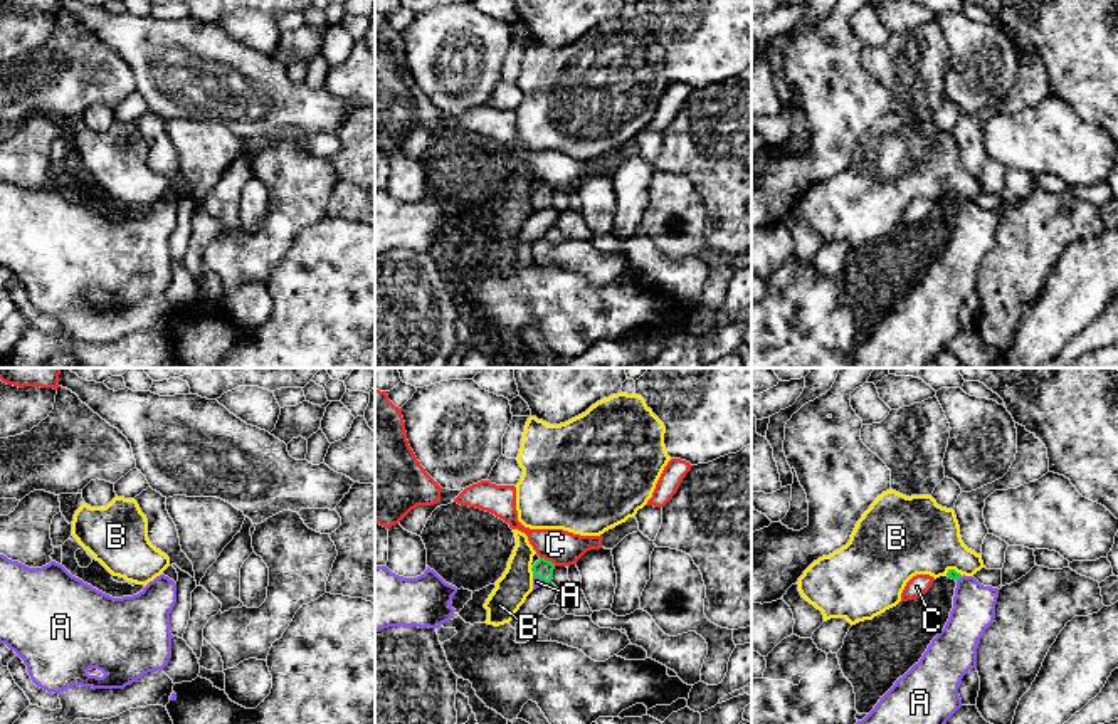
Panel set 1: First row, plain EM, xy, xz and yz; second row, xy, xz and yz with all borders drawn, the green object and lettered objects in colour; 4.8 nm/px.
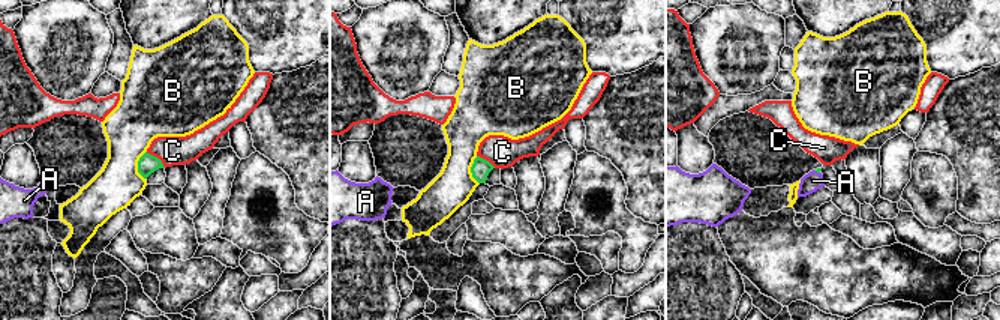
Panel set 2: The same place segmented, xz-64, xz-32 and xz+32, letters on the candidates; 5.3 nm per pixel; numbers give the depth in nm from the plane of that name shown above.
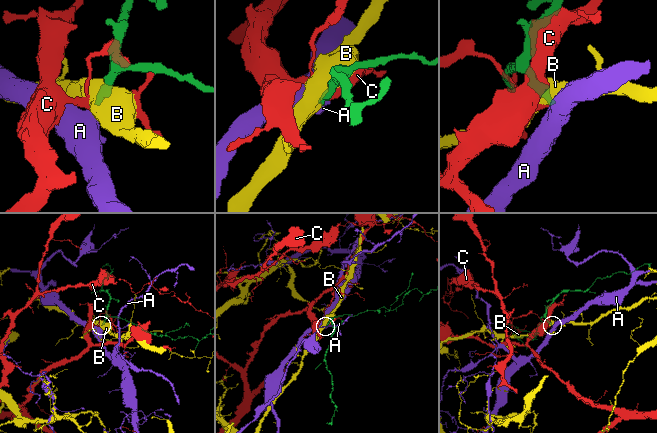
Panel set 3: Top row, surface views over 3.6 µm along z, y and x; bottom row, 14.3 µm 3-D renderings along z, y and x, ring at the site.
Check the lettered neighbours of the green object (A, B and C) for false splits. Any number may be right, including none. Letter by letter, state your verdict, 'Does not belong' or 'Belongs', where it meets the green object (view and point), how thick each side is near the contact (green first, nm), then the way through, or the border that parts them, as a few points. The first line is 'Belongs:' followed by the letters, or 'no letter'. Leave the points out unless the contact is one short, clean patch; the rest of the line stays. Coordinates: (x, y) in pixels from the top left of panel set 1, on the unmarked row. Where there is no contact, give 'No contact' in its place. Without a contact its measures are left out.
Belongs: A
A: Belongs. Touches green at xz (540, 202). Thickness 90 nm (green) against 50 nm. Path across: xz (543, 192), (540, 202), (537, 205)
B: Does not belong. Touches green at xz (533, 197). Thickness 90 nm (green) against 160 nm
C: Does not belong. Touches green at xz (547, 183). Thickness 90 nm (green) against 170 nm

